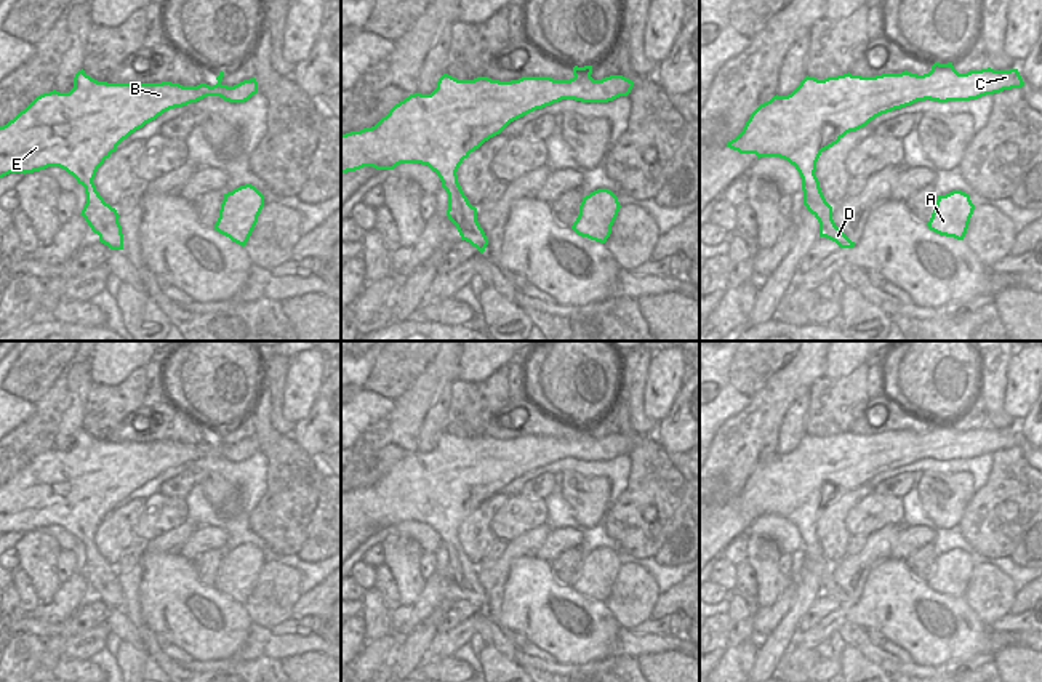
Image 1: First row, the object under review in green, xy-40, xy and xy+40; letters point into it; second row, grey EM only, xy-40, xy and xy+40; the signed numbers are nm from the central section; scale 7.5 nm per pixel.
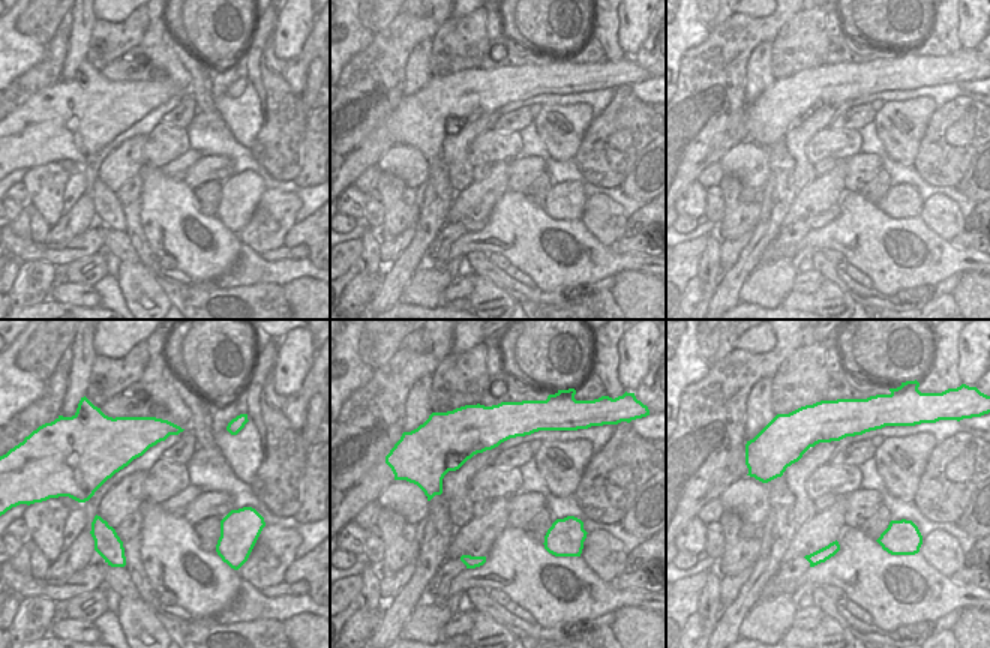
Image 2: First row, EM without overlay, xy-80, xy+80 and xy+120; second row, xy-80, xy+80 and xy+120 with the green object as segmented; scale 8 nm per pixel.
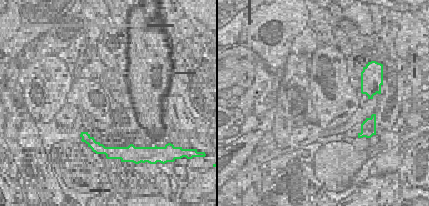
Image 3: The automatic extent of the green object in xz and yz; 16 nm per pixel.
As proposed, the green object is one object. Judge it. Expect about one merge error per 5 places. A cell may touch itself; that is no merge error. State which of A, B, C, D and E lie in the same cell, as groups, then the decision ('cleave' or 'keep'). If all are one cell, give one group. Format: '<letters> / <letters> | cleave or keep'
A B C D E | keep

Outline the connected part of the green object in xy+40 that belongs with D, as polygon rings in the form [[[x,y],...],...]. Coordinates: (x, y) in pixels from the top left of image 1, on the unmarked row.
[[[935,421],[924,434],[908,429],[876,435],[848,431],[824,439],[807,434],[791,453],[776,453],[760,463],[727,506],[757,517],[779,516],[794,524],[802,536],[804,564],[820,581],[820,596],[840,607],[853,607],[855,600],[836,584],[832,565],[815,533],[823,509],[876,475],[917,459],[970,459],[1021,445],[1018,427],[988,426],[959,432],[952,421]]]

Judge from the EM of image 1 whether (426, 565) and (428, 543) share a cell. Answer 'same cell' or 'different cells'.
different cells

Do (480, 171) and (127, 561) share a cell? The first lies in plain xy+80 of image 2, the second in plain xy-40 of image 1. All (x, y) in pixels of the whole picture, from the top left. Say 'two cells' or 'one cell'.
one cell

